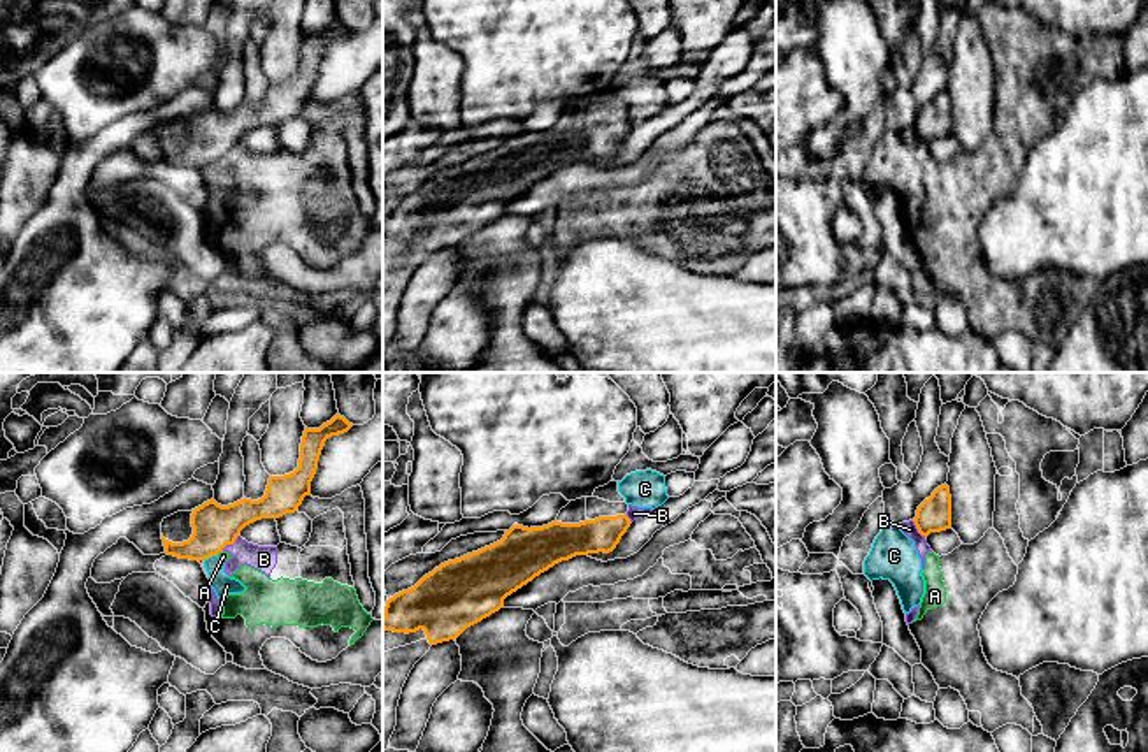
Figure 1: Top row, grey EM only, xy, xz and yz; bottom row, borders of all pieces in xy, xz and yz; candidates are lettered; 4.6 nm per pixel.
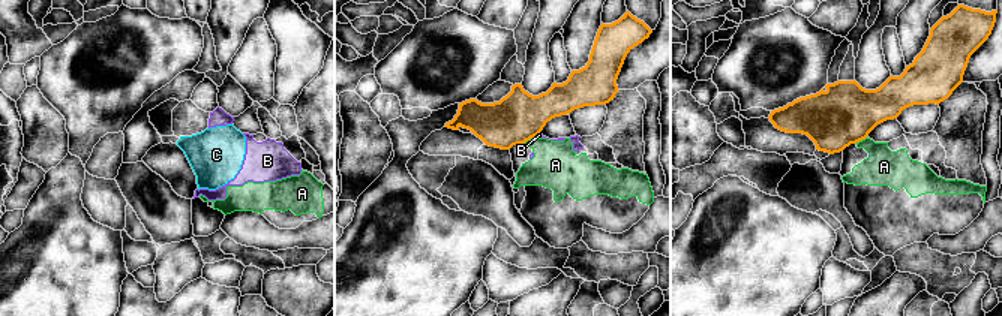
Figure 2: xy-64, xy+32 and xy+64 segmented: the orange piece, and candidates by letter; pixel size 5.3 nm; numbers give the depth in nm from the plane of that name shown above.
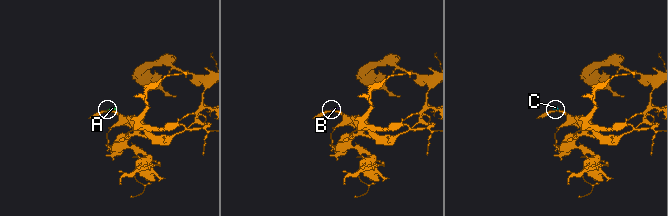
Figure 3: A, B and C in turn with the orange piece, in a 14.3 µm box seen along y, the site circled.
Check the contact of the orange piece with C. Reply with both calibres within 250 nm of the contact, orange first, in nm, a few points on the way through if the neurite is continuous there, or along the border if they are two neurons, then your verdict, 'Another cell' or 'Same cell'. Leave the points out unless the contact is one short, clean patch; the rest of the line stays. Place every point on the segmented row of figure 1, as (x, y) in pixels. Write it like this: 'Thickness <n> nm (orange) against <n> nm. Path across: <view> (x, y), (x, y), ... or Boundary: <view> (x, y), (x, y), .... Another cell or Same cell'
Thickness 200 nm (orange) against 90 nm. Boundary: xy (216, 554), (204, 561). Another cell

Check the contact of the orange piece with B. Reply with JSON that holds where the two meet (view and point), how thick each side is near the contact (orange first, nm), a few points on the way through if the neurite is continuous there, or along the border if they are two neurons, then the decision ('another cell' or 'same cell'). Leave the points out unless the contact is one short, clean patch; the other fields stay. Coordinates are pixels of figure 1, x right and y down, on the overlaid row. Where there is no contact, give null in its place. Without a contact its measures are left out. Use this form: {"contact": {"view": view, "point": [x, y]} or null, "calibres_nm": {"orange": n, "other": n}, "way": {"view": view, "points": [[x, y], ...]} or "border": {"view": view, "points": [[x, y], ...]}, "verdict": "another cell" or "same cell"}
{"contact": {"view": "xy", "point": [230, 543]}, "calibres_nm": {"orange": 200, "other": 120}, "border": {"view": "xy", "points": [[239, 535], [222, 550]]}, "verdict": "another cell"}

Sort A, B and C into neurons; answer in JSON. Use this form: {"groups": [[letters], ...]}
{"groups": [["A", "B", "C"]]}

